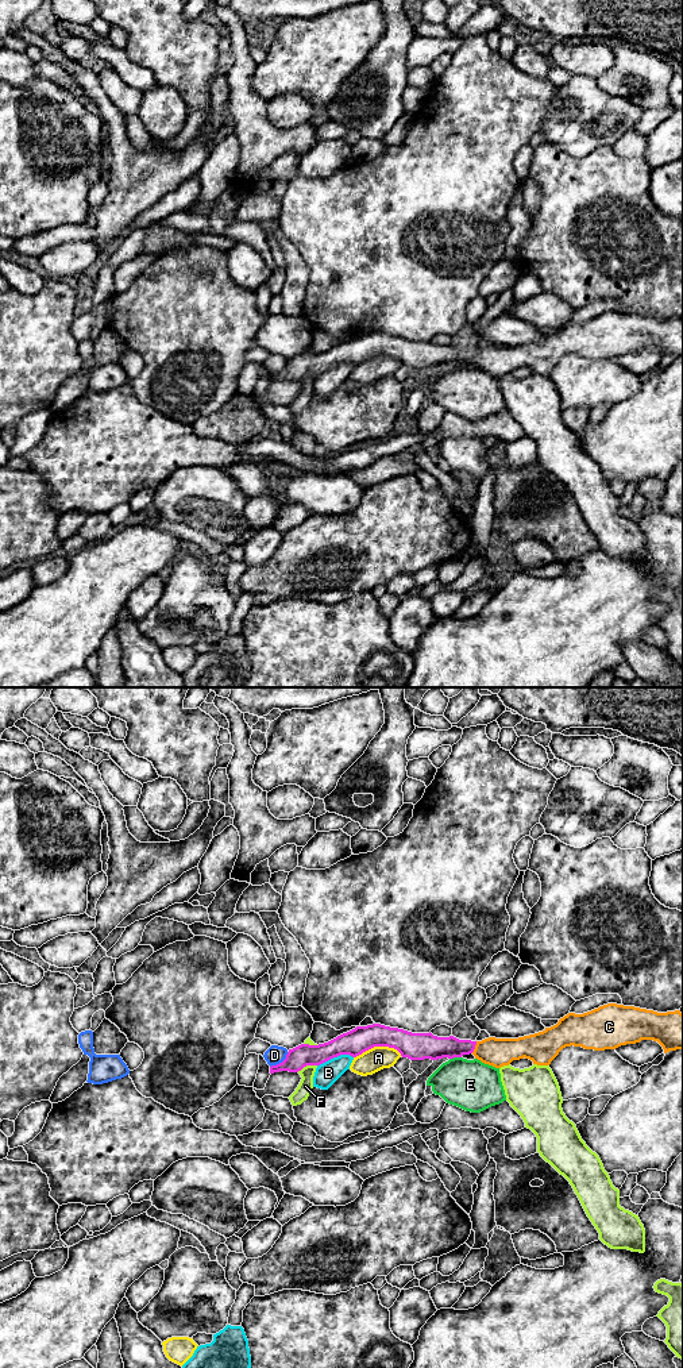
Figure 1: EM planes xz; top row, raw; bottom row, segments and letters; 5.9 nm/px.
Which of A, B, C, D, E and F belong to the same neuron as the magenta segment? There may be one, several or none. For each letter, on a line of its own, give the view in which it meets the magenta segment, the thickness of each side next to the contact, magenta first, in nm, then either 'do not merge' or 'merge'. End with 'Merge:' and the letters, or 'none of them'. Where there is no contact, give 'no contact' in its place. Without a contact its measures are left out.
A: xz | 160/140 nm | do not merge
B: xz | 160/140 nm | do not merge
C: xz | 140/170 nm | merge
D: xz | 130/110 nm | do not merge
E: xz | 160/300 nm | do not merge
F: xz | 130/90 nm | do not merge
Merge: C

